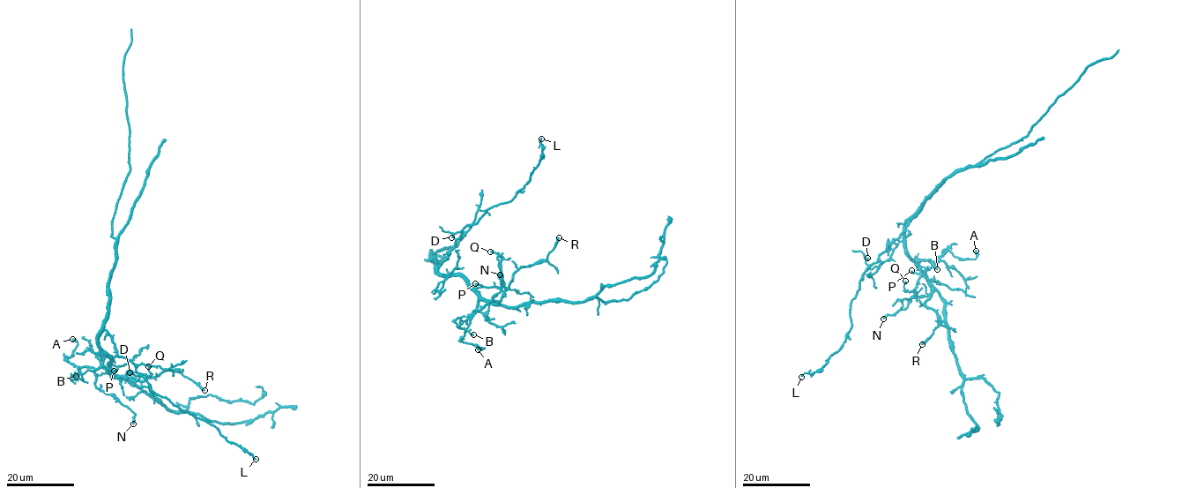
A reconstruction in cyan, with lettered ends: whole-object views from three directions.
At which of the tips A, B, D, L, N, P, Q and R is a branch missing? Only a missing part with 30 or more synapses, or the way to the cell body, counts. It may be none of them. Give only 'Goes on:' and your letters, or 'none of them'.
Goes on: none of them

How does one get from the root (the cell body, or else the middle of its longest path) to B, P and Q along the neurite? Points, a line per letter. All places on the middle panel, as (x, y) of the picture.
B: (438, 266), (440, 274), (460, 276), (476, 293), (478, 303), (471, 318), (455, 321), (473, 334)
P: (438, 266), (438, 273), (444, 277), (460, 276), (475, 289), (481, 286), (475, 283)
Q: (438, 266), (438, 273), (444, 277), (460, 276), (482, 297), (497, 302), (505, 286), (497, 254), (490, 251)

